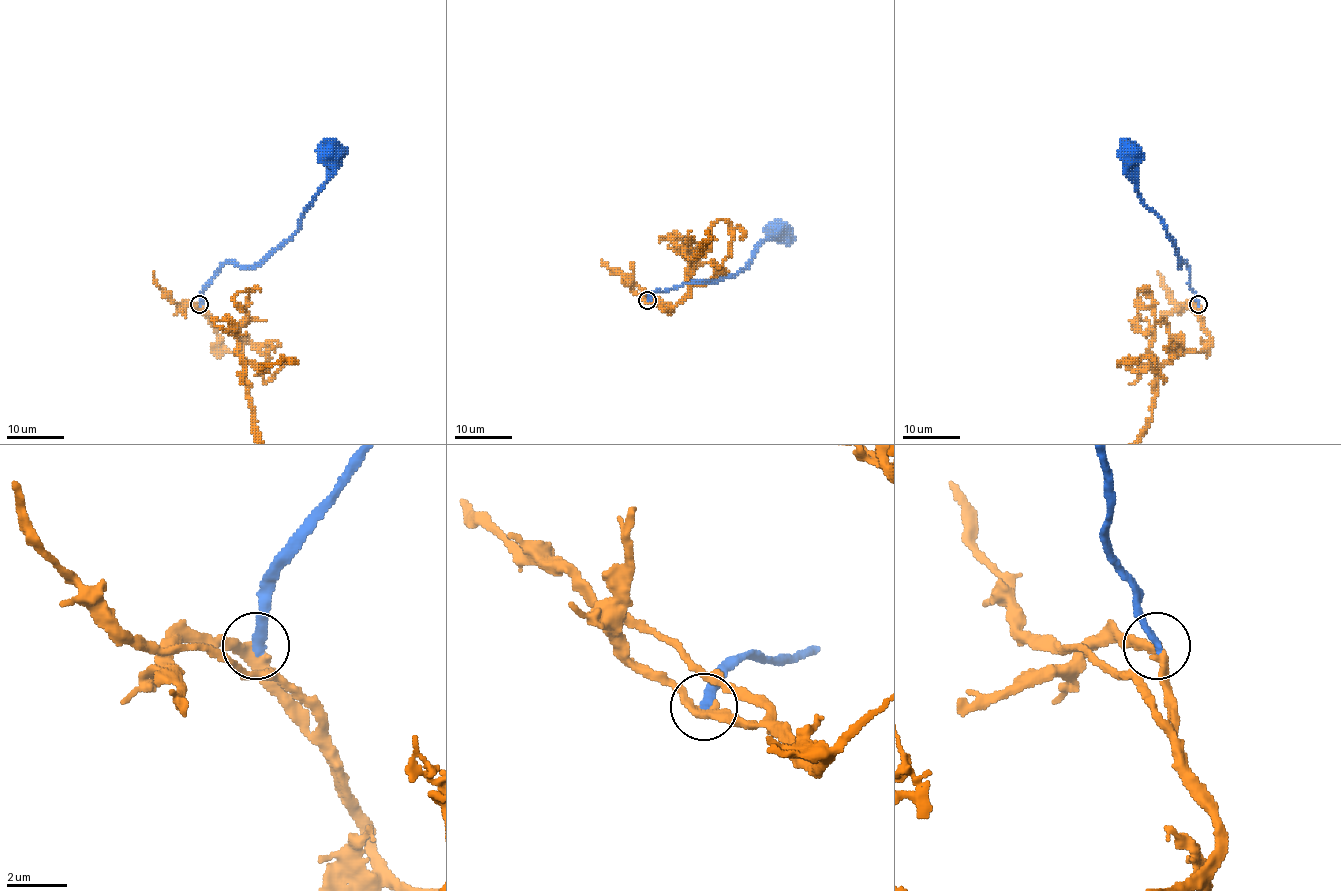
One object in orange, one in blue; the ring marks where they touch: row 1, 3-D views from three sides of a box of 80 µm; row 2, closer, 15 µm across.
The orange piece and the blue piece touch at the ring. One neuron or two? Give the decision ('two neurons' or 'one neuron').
one neuron

